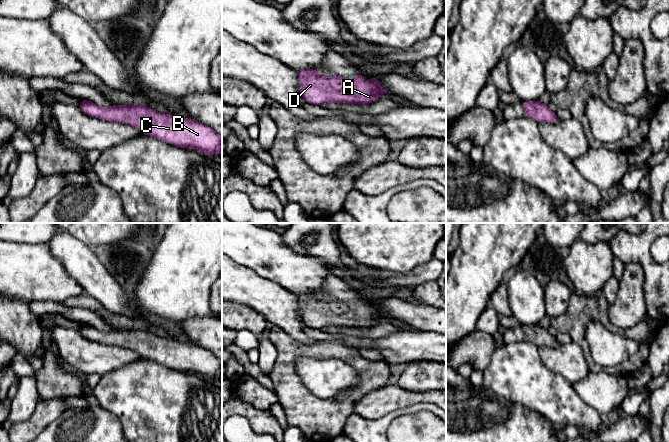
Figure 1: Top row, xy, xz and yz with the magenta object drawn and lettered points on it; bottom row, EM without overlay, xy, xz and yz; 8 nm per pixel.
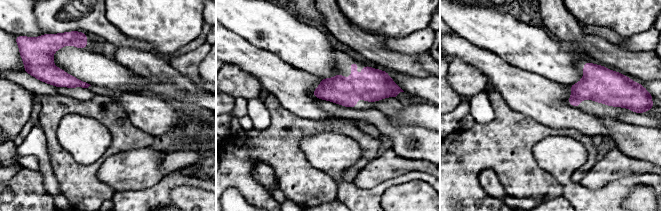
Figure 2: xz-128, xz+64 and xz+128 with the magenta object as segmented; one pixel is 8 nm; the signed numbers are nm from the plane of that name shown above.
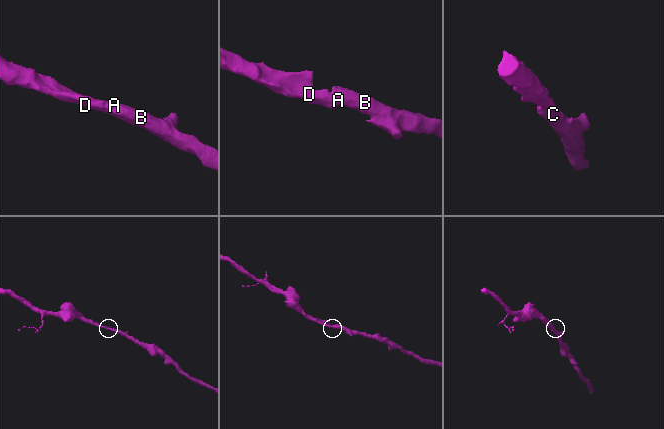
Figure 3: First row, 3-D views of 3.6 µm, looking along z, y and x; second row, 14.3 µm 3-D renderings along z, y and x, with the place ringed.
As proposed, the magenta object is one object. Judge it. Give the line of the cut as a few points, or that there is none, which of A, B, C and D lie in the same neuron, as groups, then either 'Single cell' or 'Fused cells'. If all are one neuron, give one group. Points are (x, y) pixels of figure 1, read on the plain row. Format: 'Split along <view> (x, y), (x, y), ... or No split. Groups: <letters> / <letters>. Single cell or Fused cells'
No split. Groups: A B C D. Single cell

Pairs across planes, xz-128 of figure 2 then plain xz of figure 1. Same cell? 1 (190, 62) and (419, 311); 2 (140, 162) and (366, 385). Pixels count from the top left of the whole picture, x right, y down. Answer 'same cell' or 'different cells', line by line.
1: different cells
2: different cells

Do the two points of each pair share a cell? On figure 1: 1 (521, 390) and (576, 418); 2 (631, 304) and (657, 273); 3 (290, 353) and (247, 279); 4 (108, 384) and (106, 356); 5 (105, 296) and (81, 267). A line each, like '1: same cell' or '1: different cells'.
1: same cell
2: different cells
3: different cells
4: different cells
5: same cell

